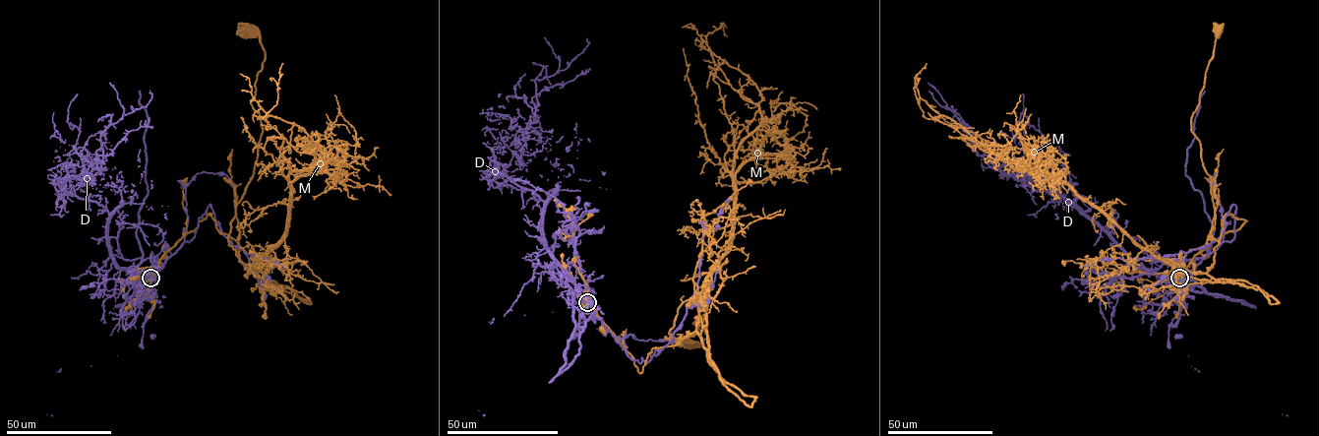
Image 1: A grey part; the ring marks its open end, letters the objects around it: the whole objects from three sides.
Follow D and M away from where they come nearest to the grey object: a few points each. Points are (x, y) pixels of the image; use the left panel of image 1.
D: (149, 278), (116, 264), (108, 212), (57, 181), (100, 174), (101, 135), (145, 106), (149, 91)
M: (150, 280), (208, 215), (220, 232), (239, 237), (236, 206), (263, 132), (251, 101), (265, 56), (248, 30)

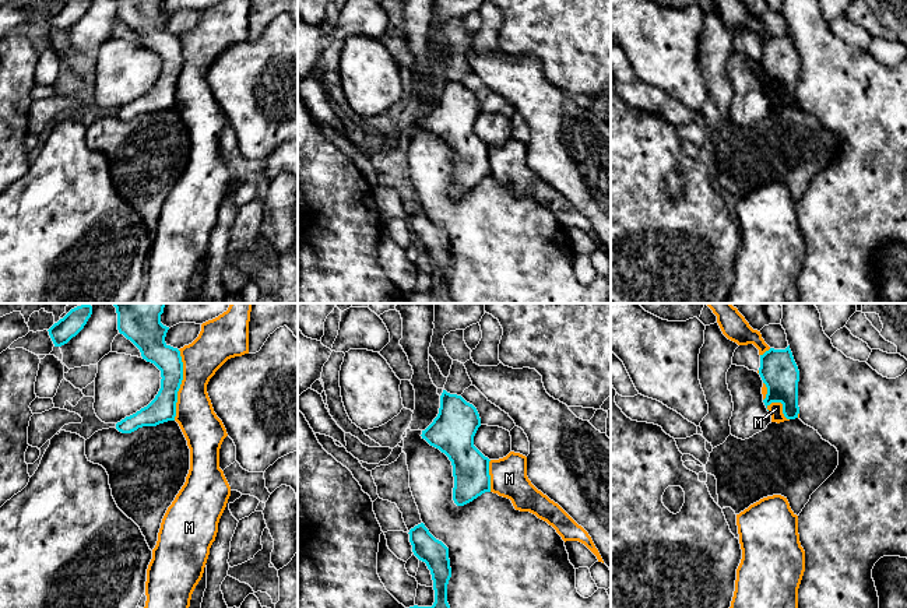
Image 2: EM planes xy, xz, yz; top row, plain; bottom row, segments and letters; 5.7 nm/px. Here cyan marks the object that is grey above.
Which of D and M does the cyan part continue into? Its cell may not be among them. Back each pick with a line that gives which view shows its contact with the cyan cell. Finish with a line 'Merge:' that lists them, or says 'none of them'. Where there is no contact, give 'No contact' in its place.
Merge: none of them

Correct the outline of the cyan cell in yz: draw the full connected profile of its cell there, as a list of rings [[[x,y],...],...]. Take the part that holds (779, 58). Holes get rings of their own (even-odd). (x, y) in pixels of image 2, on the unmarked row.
[[[790,32],[785,36],[770,35],[760,42],[759,61],[767,74],[767,81],[763,87],[766,95],[771,89],[781,89],[783,101],[787,106],[798,105],[799,57]]]

